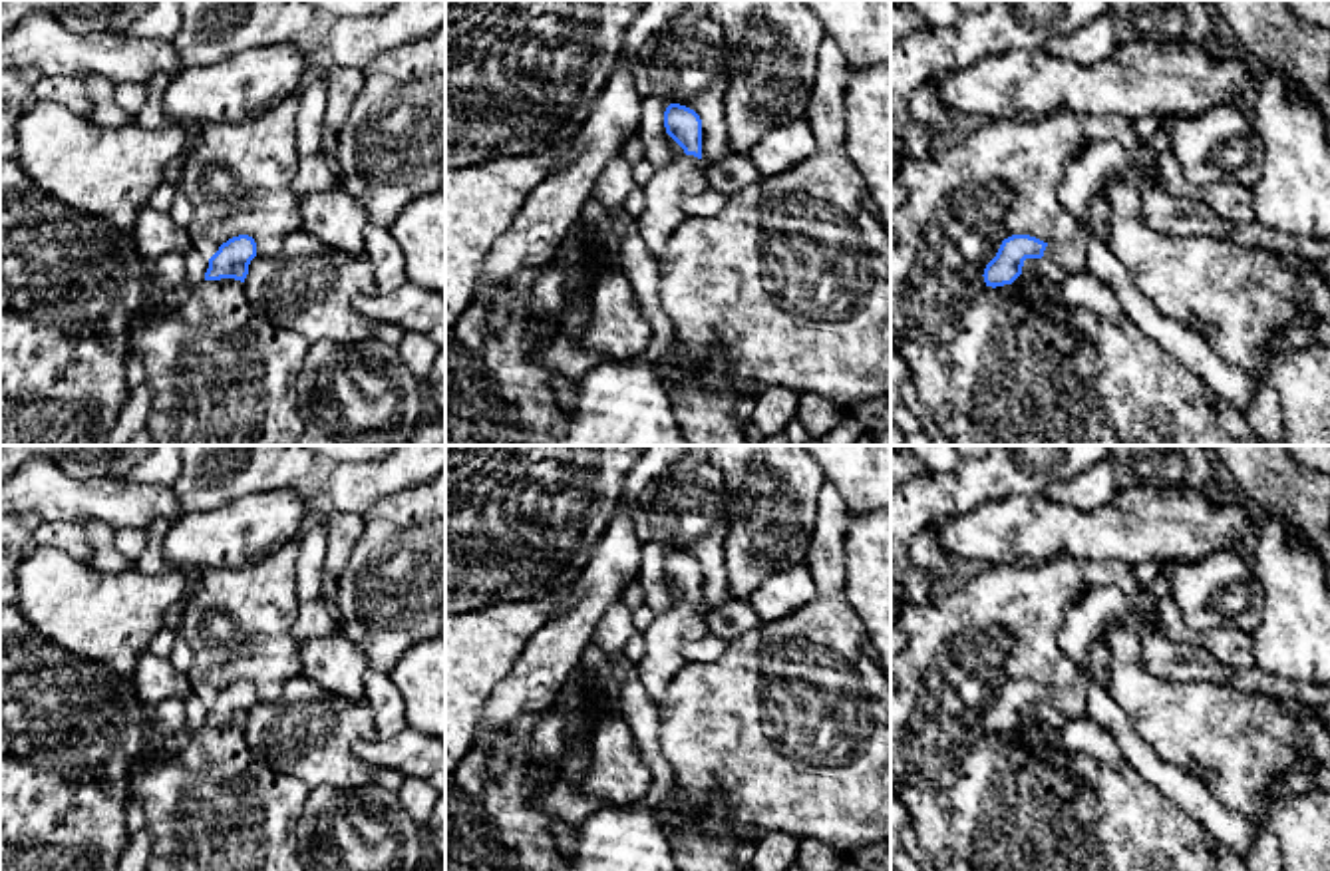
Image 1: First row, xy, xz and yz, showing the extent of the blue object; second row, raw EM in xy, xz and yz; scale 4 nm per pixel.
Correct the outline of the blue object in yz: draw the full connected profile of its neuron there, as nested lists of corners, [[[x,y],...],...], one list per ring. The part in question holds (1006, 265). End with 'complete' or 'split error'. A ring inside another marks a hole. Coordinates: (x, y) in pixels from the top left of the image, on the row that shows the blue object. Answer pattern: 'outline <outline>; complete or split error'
outline [[[1125,169],[1109,173],[1099,193],[1091,199],[1087,217],[1080,225],[1080,233],[1066,243],[1044,243],[1030,235],[1012,235],[1002,241],[996,257],[984,268],[986,286],[1012,284],[1020,274],[1026,259],[1044,259],[1058,264],[1068,276],[1085,270],[1085,249],[1091,235],[1105,241],[1111,207],[1107,189],[1115,181],[1131,181],[1141,193],[1145,223],[1167,235],[1191,235],[1233,241],[1243,247],[1266,249],[1276,255],[1298,255],[1306,261],[1322,261],[1330,257],[1330,241],[1314,237],[1296,237],[1270,229],[1256,219],[1250,223],[1235,223],[1217,215],[1199,199],[1179,199],[1155,187],[1145,175]]]; split error

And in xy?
outline [[[249,235],[229,239],[209,259],[205,280],[235,278],[245,282],[249,264],[256,257],[256,243]]]; complete

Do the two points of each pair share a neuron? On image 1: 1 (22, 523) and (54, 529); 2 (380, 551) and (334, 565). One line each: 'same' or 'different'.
1: different
2: different

